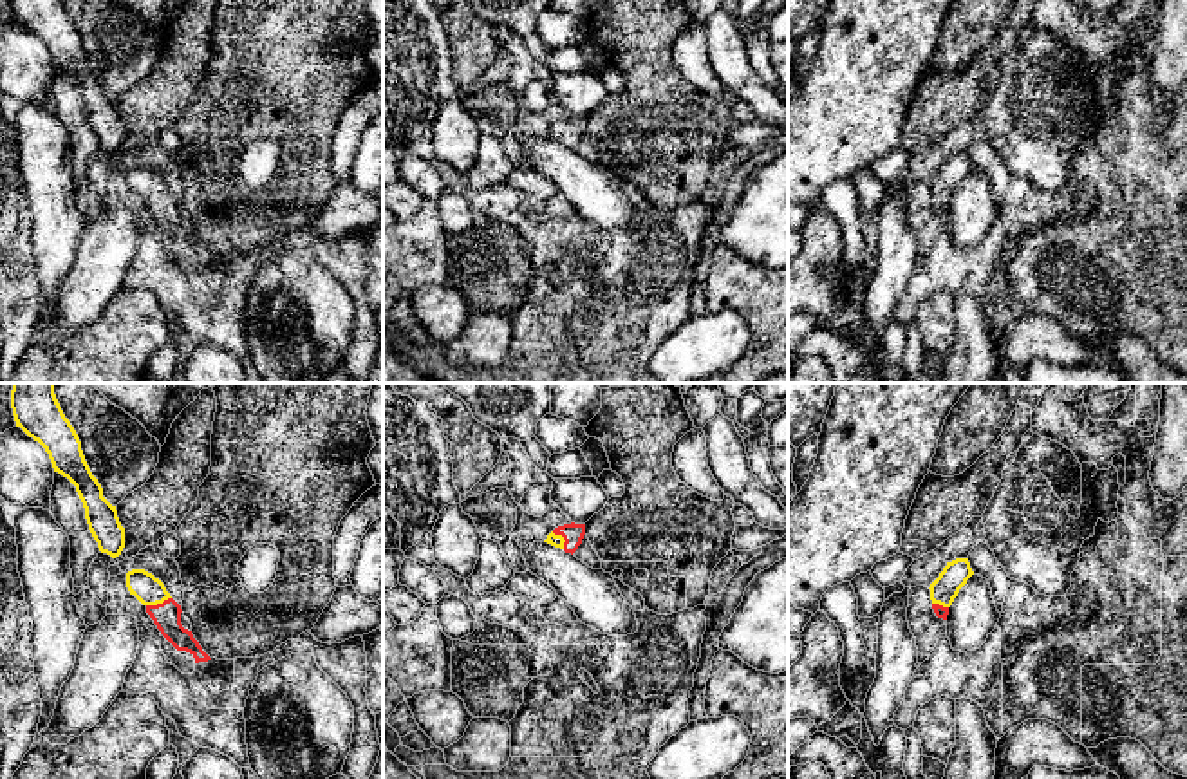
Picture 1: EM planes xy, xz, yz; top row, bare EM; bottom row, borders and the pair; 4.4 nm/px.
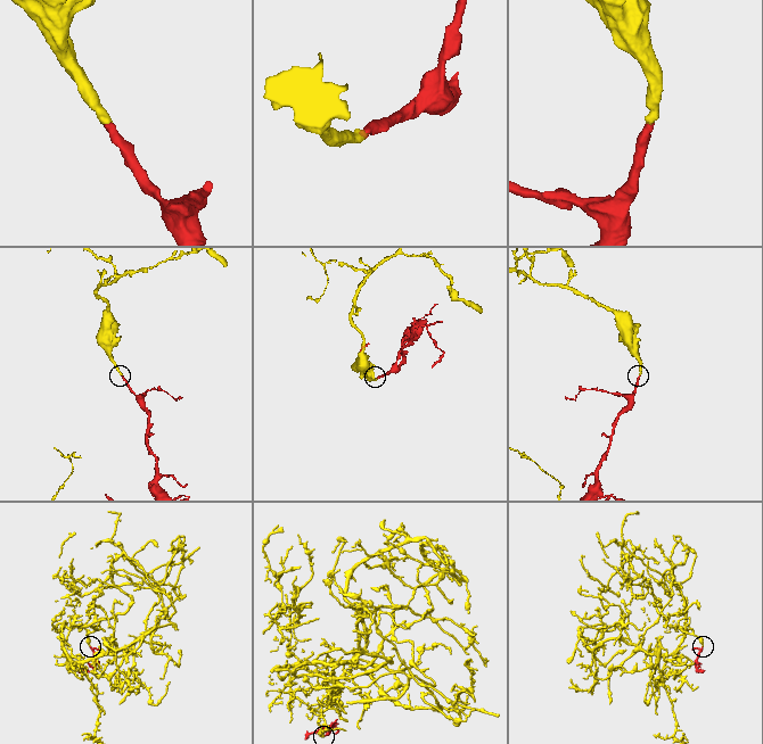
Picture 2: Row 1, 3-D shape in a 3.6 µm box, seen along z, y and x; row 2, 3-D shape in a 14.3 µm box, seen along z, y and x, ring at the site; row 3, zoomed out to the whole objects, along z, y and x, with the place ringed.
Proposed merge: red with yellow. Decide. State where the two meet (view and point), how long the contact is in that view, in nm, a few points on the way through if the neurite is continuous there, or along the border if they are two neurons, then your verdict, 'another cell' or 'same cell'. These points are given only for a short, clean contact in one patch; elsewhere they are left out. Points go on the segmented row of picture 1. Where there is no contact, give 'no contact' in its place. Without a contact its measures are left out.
xy (158, 604) | 120 nm | across xy (167, 617), (158, 604), (149, 590) | same cell

